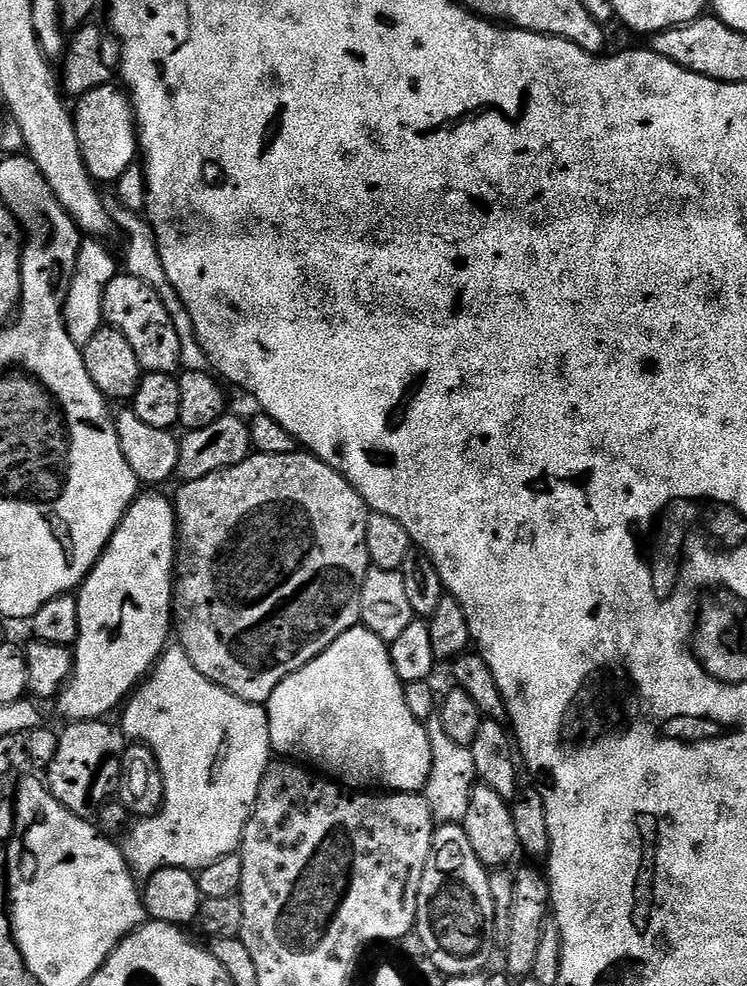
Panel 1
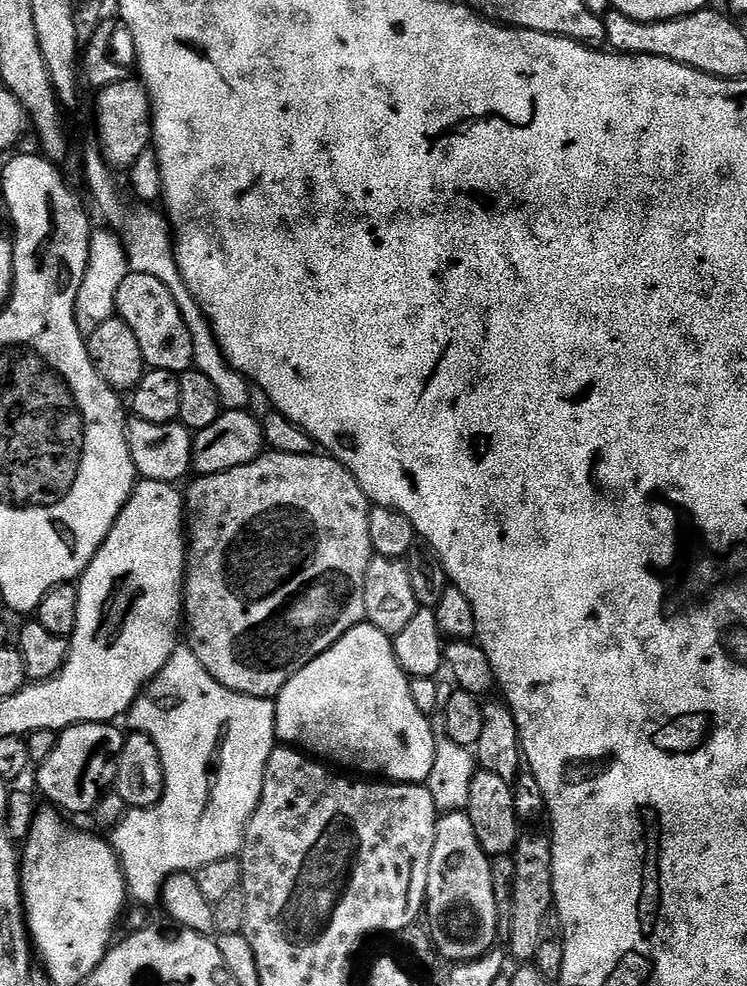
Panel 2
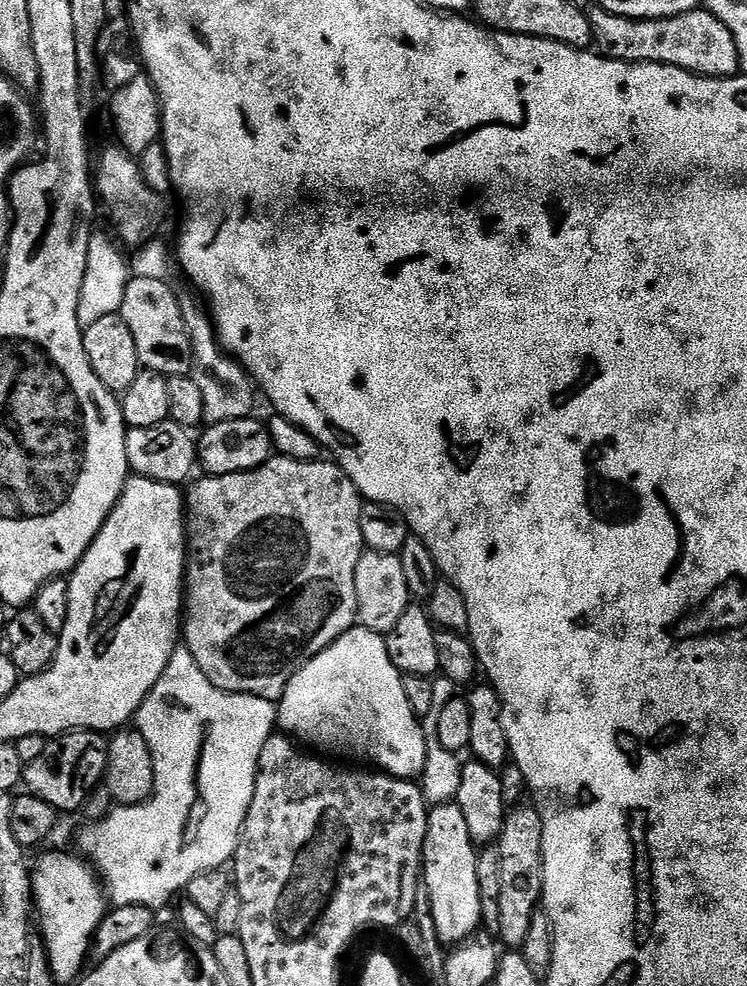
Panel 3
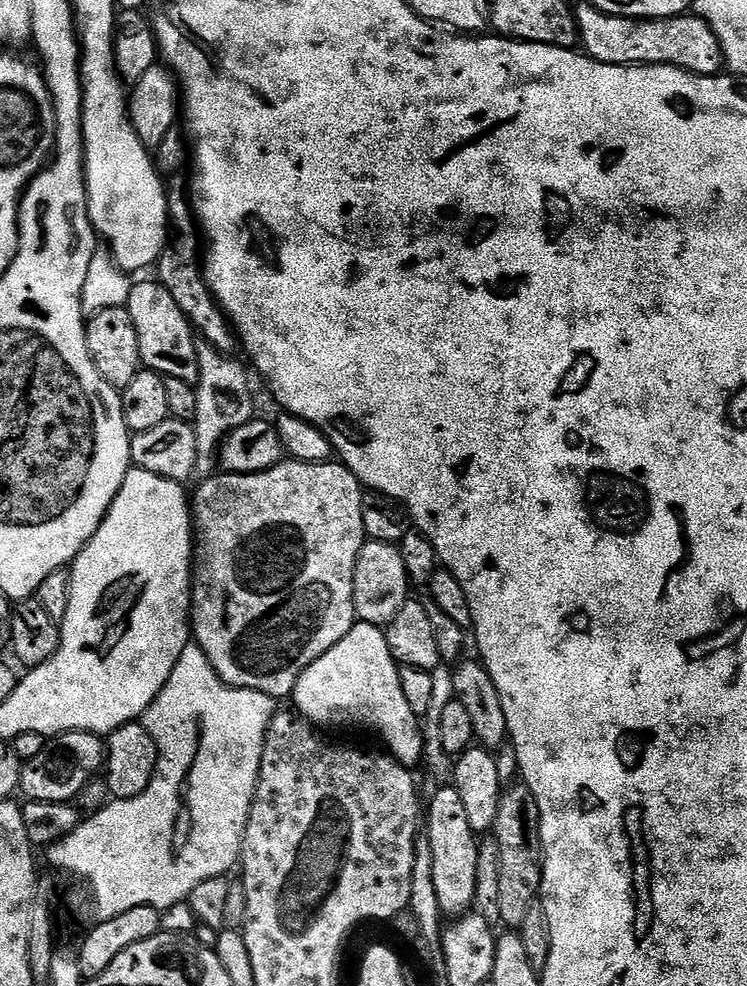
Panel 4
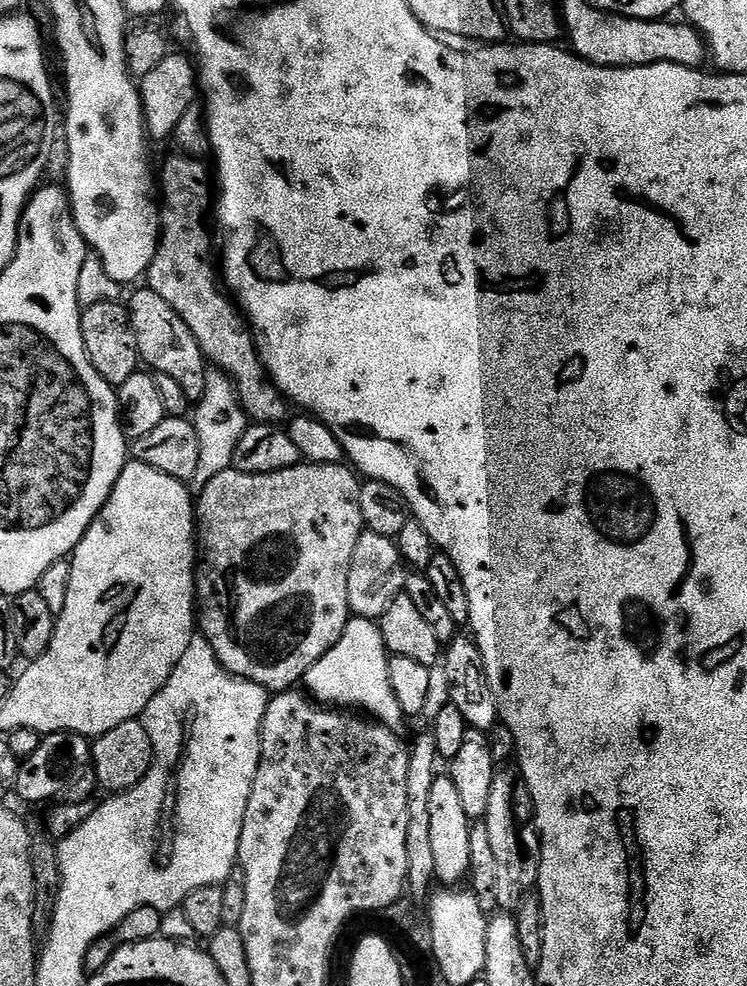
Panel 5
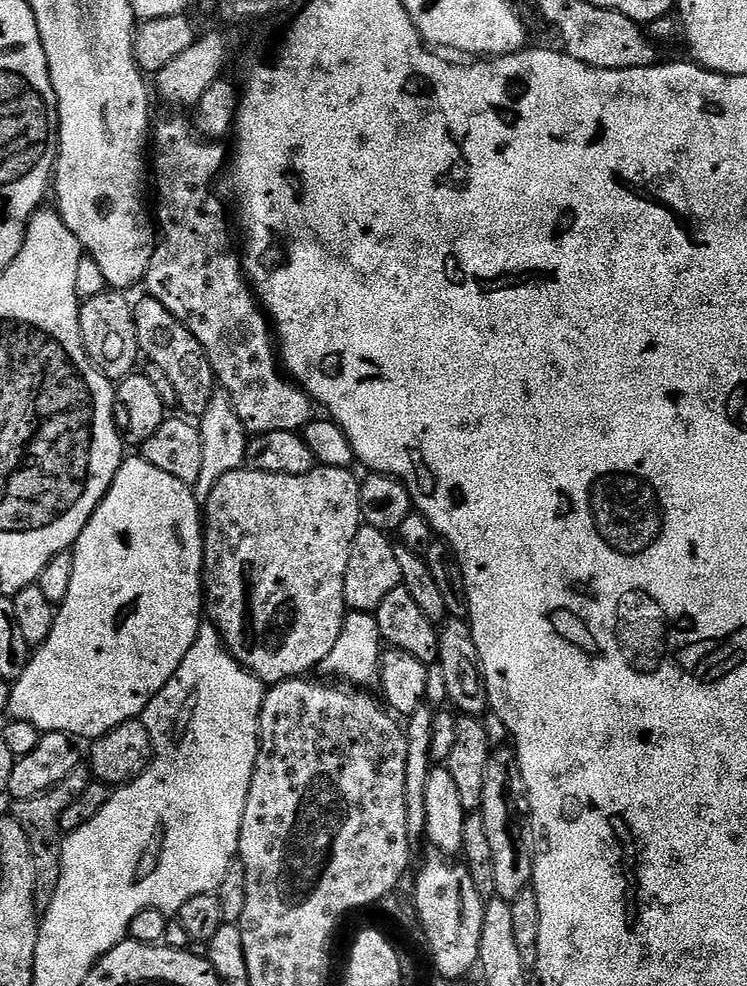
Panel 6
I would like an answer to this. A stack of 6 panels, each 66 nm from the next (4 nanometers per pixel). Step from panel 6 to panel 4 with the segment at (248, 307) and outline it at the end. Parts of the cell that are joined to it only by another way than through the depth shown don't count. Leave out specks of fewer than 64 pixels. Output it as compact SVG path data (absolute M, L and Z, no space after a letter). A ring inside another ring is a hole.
M173 187L169 191L168 214L174 235L169 239L168 246L158 261L159 283L163 284L166 290L170 290L174 302L178 302L178 306L186 314L193 329L207 343L214 348L219 348L225 354L231 353L233 351L231 348L237 347L238 340L228 317L224 315L216 297L213 296L212 289L202 271L202 240L198 235L198 220L194 215L193 205L190 200L188 204L182 189Z

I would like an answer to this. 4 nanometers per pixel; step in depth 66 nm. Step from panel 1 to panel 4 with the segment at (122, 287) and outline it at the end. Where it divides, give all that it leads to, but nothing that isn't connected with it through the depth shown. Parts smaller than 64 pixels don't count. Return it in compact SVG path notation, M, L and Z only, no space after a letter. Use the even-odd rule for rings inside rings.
M155 279L152 280L144 280L141 284L140 281L133 283L126 305L130 318L134 318L134 330L138 330L138 346L140 347L140 359L143 367L153 372L159 372L163 377L182 378L182 382L195 386L200 381L200 367L196 357L197 333L186 318L186 314L178 306L178 302L174 302L170 290L166 290L164 285Z

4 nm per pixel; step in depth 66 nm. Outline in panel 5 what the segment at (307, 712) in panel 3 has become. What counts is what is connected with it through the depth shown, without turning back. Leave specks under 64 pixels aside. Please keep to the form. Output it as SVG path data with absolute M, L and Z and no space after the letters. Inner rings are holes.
M349 619L340 641L310 666L302 681L303 687L311 699L325 706L359 710L390 729L399 729L400 720L403 721L405 715L402 706L398 706L398 698L394 698L394 686L390 686L389 655L377 621Z

